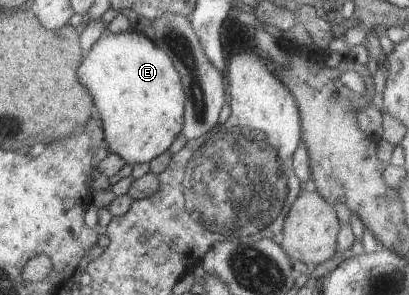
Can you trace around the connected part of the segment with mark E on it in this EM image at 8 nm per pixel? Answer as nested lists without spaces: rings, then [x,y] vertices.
[[[124,31],[124,33],[106,33],[104,37],[100,37],[88,51],[88,55],[83,57],[83,61],[77,68],[76,76],[80,81],[80,84],[88,91],[93,105],[100,114],[101,129],[103,132],[103,139],[108,152],[119,156],[126,164],[138,164],[148,163],[155,157],[162,154],[170,147],[170,144],[180,134],[180,129],[183,125],[183,108],[185,103],[184,91],[180,81],[180,75],[176,72],[176,69],[172,66],[172,61],[168,58],[168,55],[164,51],[161,51],[153,41],[150,41],[144,35],[140,33],[134,33],[134,31]]]

